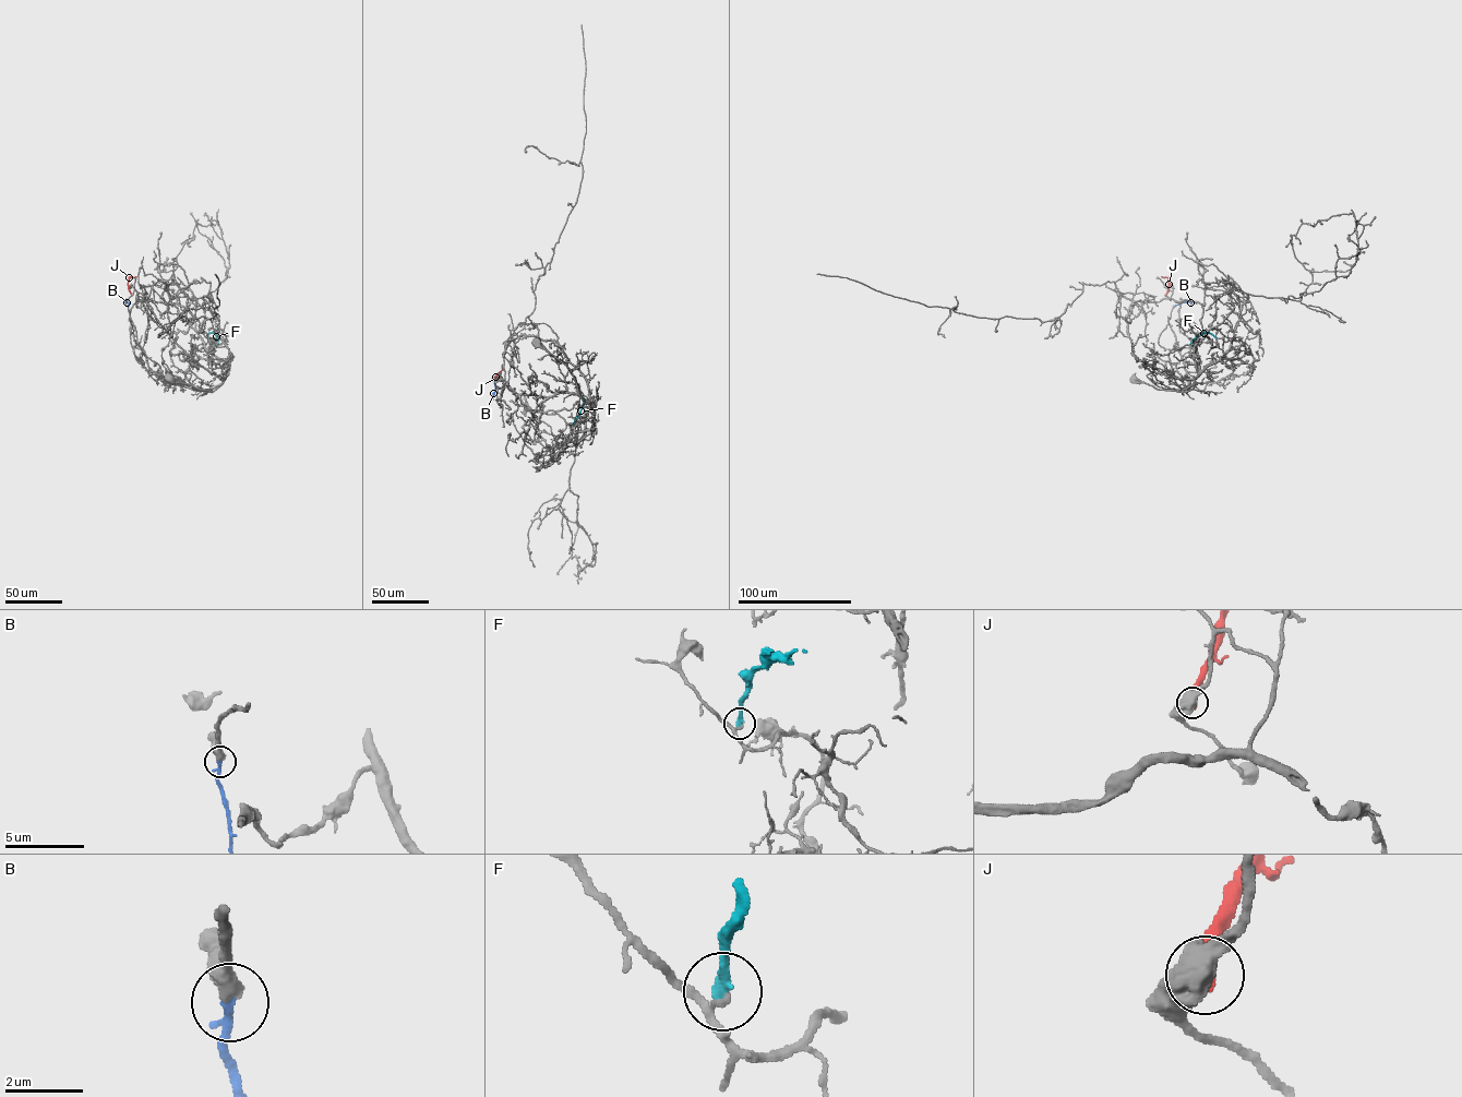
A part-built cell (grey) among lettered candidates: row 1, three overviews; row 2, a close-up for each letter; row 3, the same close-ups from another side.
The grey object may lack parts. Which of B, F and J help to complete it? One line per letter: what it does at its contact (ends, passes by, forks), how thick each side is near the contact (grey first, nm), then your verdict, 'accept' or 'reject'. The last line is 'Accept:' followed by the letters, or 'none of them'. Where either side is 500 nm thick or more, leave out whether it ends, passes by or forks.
B: calibres 600 and 280 nm; accept
F: it ends; calibres 140 and 360 nm; reject
J: calibres 800 and 400 nm; reject
Accept: B

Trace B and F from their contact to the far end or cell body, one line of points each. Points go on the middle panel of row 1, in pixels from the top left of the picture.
B: (494, 382), (492, 398)
F: (574, 424), (585, 401), (583, 397)

